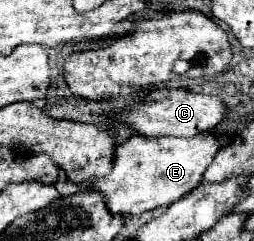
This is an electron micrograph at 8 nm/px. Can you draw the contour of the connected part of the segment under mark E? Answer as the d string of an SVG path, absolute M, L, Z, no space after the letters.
M203 132L195 138L129 136L117 144L111 172L83 186L101 192L113 216L137 216L159 206L169 206L191 192L191 188L197 188L219 148L221 144L213 132Z

